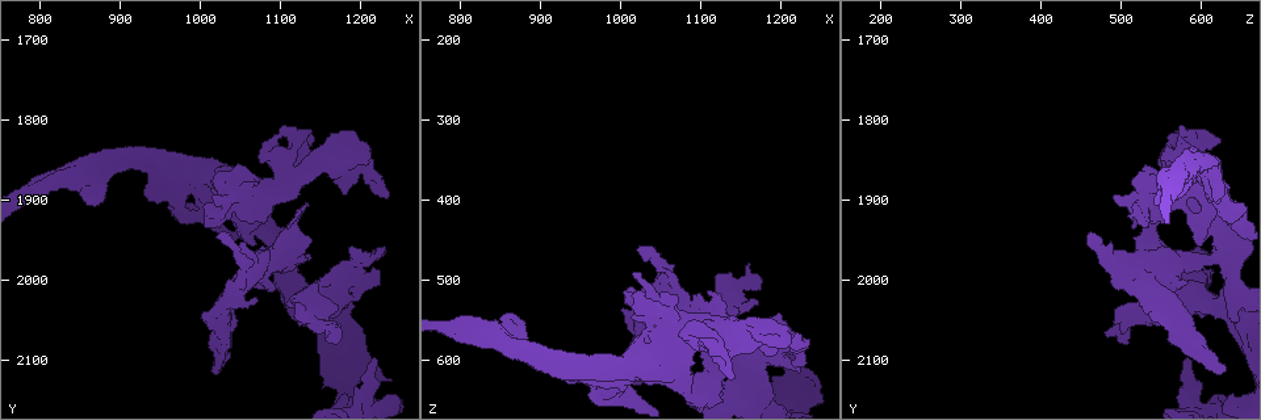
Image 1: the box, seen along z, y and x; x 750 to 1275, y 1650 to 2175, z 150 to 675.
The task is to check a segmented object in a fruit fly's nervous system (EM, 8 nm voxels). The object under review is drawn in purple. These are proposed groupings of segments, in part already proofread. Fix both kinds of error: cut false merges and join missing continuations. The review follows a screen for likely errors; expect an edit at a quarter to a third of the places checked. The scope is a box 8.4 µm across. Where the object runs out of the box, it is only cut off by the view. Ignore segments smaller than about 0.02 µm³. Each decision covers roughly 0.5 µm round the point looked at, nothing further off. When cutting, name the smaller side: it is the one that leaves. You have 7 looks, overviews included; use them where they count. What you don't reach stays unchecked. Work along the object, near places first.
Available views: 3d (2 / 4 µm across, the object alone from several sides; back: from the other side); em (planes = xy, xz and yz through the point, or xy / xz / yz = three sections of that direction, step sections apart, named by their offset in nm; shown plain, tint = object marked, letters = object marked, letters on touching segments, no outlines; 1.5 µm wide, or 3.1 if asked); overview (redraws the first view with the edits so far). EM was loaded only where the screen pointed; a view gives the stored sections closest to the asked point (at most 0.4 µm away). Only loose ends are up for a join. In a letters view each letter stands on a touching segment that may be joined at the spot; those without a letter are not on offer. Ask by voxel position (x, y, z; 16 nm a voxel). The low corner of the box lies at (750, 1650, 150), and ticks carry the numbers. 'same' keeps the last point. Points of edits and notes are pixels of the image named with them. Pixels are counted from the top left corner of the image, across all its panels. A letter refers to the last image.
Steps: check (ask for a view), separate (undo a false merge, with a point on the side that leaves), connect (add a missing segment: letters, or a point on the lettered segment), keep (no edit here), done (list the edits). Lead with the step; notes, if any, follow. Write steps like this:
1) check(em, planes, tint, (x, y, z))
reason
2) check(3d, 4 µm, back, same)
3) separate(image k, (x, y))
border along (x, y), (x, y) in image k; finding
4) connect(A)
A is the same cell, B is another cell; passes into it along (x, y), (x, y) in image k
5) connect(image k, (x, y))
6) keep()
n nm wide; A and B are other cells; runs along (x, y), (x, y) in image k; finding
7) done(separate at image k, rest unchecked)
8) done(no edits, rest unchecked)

check(em, xz, step 4, tint, (1185, 2000, 600))
thick turns thin

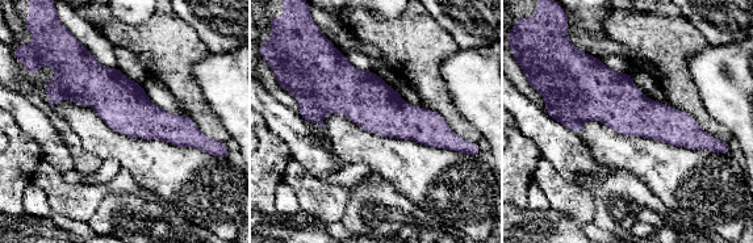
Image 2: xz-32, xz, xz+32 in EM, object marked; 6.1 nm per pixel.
check(em, planes, letters, same)

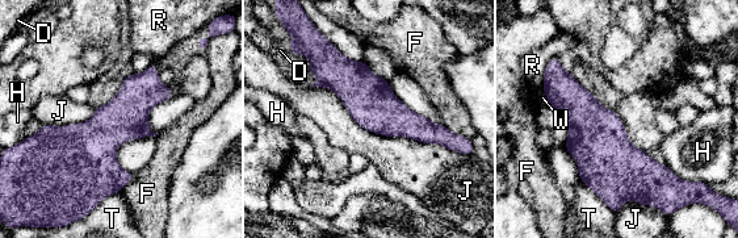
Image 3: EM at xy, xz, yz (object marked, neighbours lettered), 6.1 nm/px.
keep()
260 nm wide; D, F, H, J, R, T and W are other cells; border along (310, 84), (369, 132), (455, 151) in image 3; continuous, no second neuron

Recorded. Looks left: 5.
check(em, planes, letters, (1020, 2115, 635))
an open end

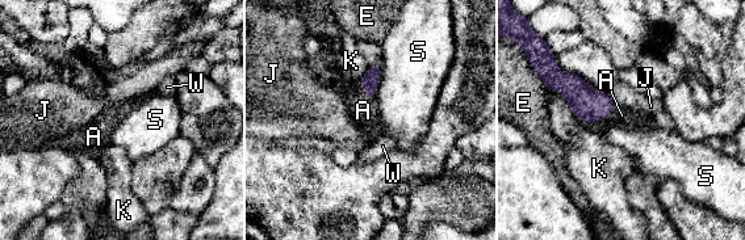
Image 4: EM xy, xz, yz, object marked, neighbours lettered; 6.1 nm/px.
connect(A)
S touches over 240 nm; A is the same cell, E, J, K, S and W are other cells; it goes on there

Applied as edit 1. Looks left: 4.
check(overview)

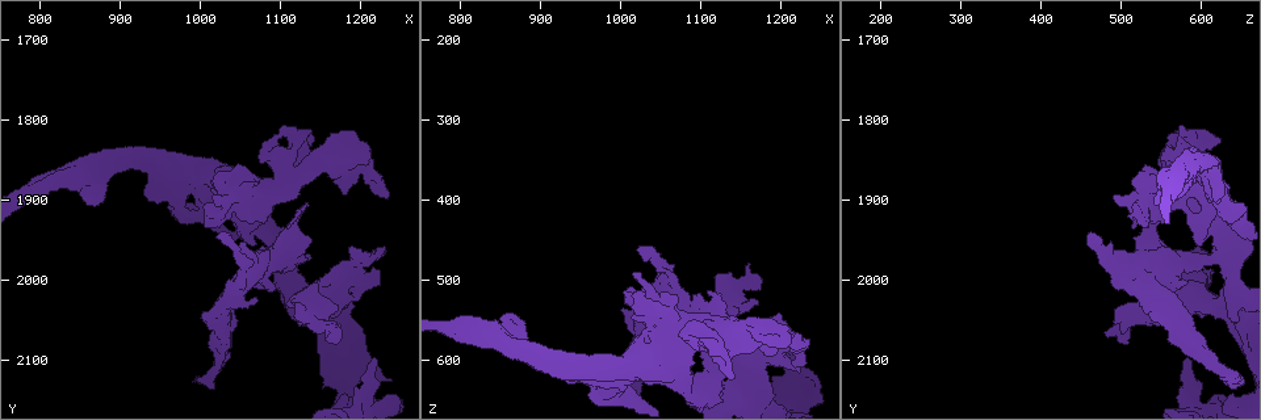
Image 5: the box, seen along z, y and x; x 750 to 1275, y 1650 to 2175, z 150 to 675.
check(em, planes, letters, (1010, 1930, 530))
thick end

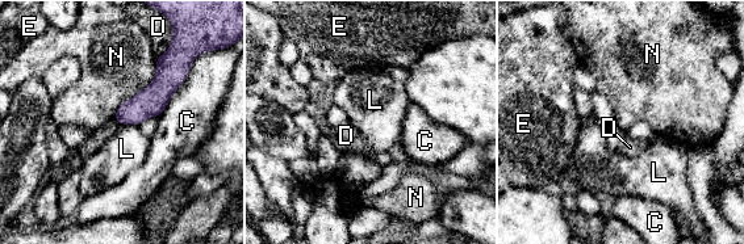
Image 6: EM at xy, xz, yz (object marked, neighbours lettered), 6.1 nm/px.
keep()
C, D, E, L and N are other cells; no lettered segment goes on from it

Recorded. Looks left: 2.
done(connect at image 4, rest unchecked)

